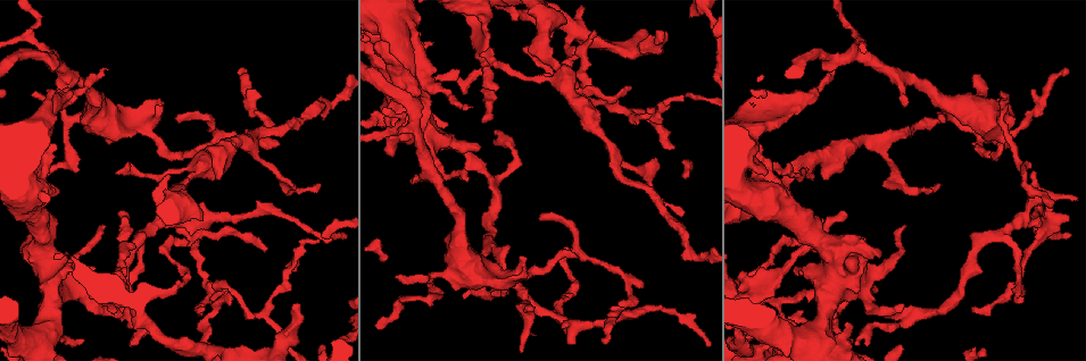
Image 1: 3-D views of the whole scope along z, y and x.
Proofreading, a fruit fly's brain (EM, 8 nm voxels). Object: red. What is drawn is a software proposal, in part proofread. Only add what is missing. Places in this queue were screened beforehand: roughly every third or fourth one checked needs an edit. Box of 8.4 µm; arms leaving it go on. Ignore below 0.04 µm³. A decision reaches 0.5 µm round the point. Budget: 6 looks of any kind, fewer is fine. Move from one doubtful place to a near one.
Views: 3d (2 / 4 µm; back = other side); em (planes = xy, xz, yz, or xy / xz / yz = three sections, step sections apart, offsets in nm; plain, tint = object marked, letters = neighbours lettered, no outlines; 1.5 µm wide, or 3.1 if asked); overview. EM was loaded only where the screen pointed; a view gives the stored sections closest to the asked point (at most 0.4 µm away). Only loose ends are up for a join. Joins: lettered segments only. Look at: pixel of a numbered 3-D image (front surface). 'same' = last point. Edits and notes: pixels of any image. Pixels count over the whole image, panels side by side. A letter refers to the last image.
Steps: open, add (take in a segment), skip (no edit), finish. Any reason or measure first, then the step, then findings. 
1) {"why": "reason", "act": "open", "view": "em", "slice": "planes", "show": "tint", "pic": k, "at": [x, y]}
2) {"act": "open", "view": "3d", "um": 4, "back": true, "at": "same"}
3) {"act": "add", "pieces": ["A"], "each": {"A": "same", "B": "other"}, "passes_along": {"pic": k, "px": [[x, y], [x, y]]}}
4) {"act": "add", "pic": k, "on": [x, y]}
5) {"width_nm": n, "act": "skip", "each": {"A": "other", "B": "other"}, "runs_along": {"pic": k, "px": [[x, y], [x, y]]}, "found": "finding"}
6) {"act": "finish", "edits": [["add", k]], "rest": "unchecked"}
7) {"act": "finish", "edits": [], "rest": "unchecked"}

{"why": "branch stops here", "act": "open", "view": "3d", "um": 2, "back": true, "pic": 1, "at": [464, 298]}

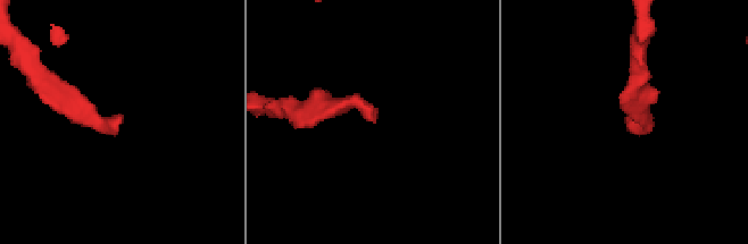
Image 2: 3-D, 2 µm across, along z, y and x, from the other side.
{"why": "shape alone is not enough", "act": "open", "view": "em", "slice": "xz", "step": 4, "show": "letters", "pic": 2, "at": [373, 116]}

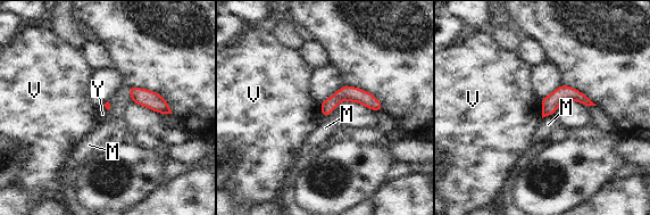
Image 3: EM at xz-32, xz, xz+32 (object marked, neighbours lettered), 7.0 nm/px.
{"longest_contact_nm": ["V", 120], "act": "skip", "each": {"M": "other", "V": "other", "Y": "other"}, "found": "no lettered segment goes on from it"}

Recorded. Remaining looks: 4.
{"why": "branch stops here", "act": "open", "view": "em", "slice": "xy", "step": 4, "show": "tint", "pic": 1, "at": [317, 242]}

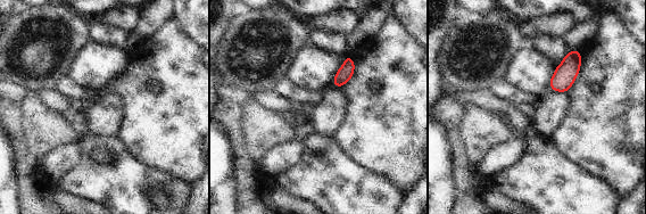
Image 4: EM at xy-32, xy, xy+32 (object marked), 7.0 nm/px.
{"act": "open", "view": "em", "slice": "planes", "show": "letters", "at": "same"}

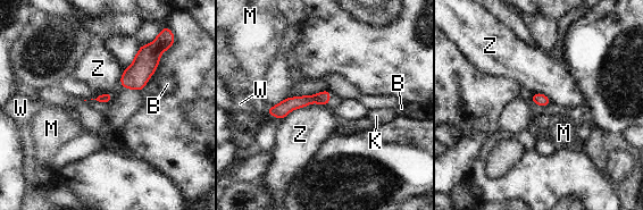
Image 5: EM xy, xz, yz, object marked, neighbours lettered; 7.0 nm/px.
{"longest_contact_nm": ["Z", 400], "act": "skip", "each": {"B": "other", "K": "other", "M": "other", "W": "other", "Z": "other"}, "found": "no lettered segment goes on from it"}

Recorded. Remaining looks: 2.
{"act": "open", "view": "em", "slice": "planes", "show": "letters", "pic": 1, "at": [596, 33]}

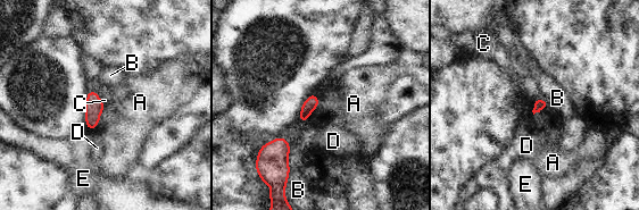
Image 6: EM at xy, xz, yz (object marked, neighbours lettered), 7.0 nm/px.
{"longest_contact_nm": ["A", 200], "act": "skip", "each": {"A": "other", "B": "other", "C": "other", "D": "other", "E": "other"}, "border": {"pic": 6, "px": [[105, 104], [98, 125], [93, 129]]}, "found": "none of them fits"}

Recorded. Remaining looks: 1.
{"act": "finish", "edits": [], "rest": "unchecked"}

